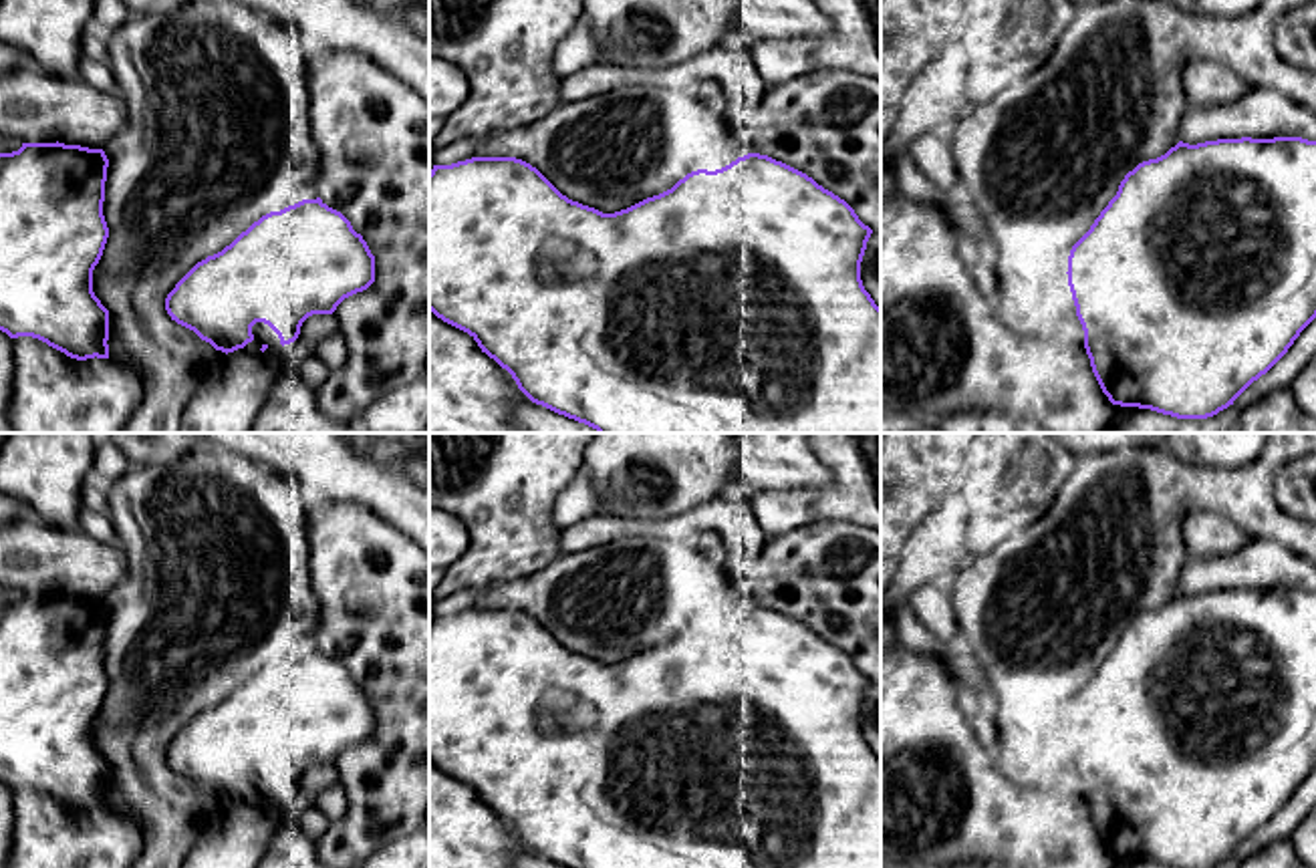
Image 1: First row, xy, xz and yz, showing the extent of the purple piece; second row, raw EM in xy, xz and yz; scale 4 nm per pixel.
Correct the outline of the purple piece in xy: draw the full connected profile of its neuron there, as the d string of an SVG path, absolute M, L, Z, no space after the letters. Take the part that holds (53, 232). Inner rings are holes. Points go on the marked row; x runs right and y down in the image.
M58 141L22 143L18 151L0 153L0 330L6 332L10 338L32 336L77 360L95 356L109 358L109 310L93 292L93 270L101 260L109 238L109 228L103 215L107 167L109 159L103 149L64 145Z

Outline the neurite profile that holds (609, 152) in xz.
M649 77L588 99L560 103L518 129L494 131L476 157L516 157L536 167L562 195L603 213L627 209L671 189L705 157L734 147L723 111L679 81Z

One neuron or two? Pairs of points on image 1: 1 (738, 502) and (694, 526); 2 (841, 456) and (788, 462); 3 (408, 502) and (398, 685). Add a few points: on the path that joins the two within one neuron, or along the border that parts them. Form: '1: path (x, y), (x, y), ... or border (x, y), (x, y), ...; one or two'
1: path (728, 512), (704, 518); one
2: border (833, 474), (833, 480), (823, 488), (784, 490); two
3: border (365, 508), (408, 536); two

